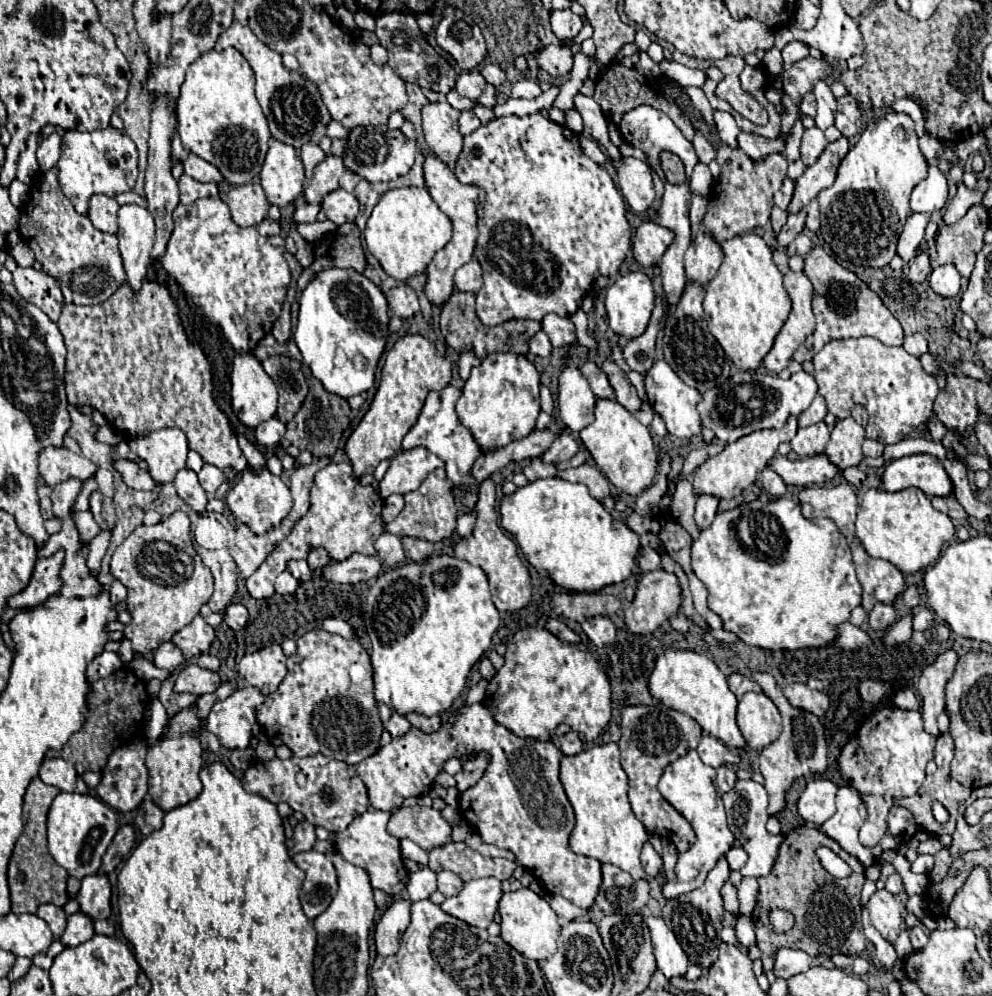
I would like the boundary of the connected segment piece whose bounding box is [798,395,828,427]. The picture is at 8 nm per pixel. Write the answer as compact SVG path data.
M816 395L814 401L812 401L812 405L810 405L802 415L798 415L798 427L808 427L808 425L814 425L814 423L818 423L818 421L824 421L826 411L828 411L828 409L826 409L824 397Z

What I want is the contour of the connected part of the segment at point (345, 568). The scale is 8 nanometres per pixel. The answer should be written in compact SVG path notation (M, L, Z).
M355 553L344 561L333 562L322 569L322 575L331 582L339 584L357 584L362 579L378 576L381 563L376 556Z

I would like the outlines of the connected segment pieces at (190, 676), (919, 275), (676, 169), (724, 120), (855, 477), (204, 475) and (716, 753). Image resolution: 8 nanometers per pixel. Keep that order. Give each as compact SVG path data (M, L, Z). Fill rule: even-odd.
M196 663L186 665L174 685L174 691L178 693L214 693L220 687L220 677L216 671L202 669Z
M920 251L912 261L910 261L910 281L922 283L928 275L930 275L932 267L928 263L928 255L924 251Z
M662 153L662 155L660 155L660 165L662 165L662 171L664 171L668 183L680 185L680 183L686 181L684 165L682 165L682 161L680 161L676 155L672 155L672 153Z
M714 111L714 121L716 121L716 129L718 129L718 135L722 139L722 143L726 143L728 147L736 149L738 147L738 125L734 121L734 117L730 113L724 113L724 111Z
M848 467L848 469L842 471L842 475L844 475L846 481L848 481L852 487L856 487L856 489L860 489L862 483L866 481L866 475L864 475L858 467Z
M204 465L202 471L198 473L198 479L200 479L200 485L206 489L206 493L208 493L208 495L214 495L216 489L222 485L224 475L222 475L222 471L220 471L218 467L214 467L214 465Z
M704 735L696 751L698 751L700 759L714 769L718 769L720 765L728 765L728 763L740 765L740 761L742 761L732 749L728 749L720 739L716 739L712 735Z

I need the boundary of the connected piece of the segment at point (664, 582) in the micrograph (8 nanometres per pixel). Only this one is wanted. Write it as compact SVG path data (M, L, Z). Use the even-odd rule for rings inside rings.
M656 569L646 573L638 587L636 587L636 597L630 605L630 609L626 609L626 629L628 633L636 633L636 635L644 635L644 633L654 633L668 617L678 615L680 611L680 585L674 573L666 573L664 569Z

